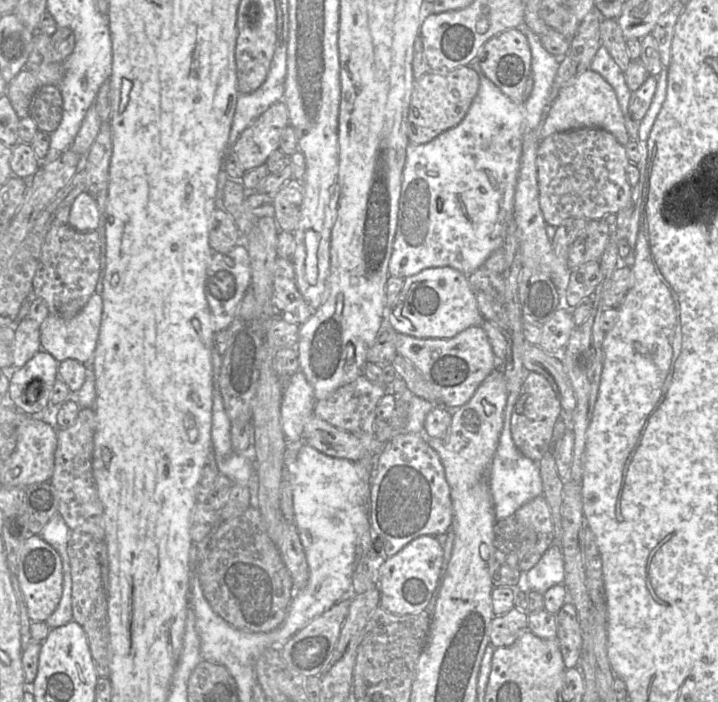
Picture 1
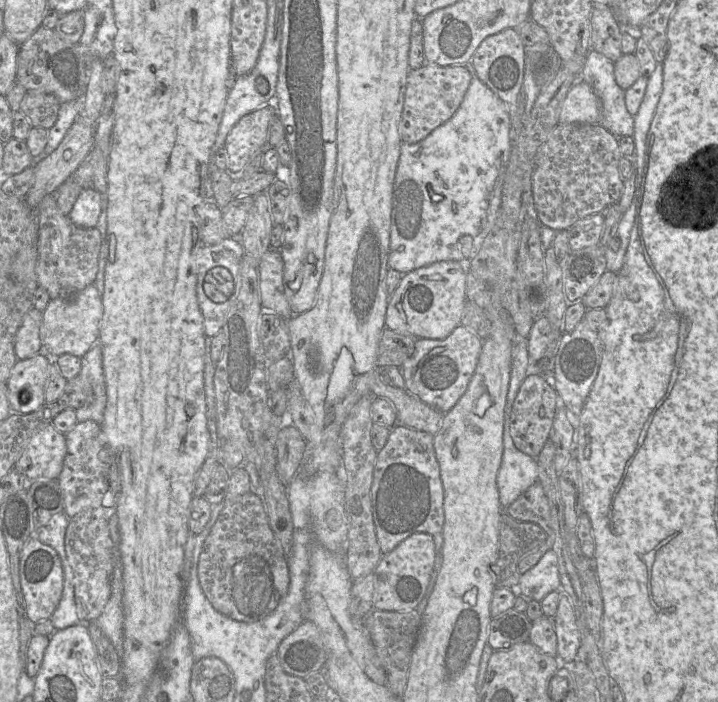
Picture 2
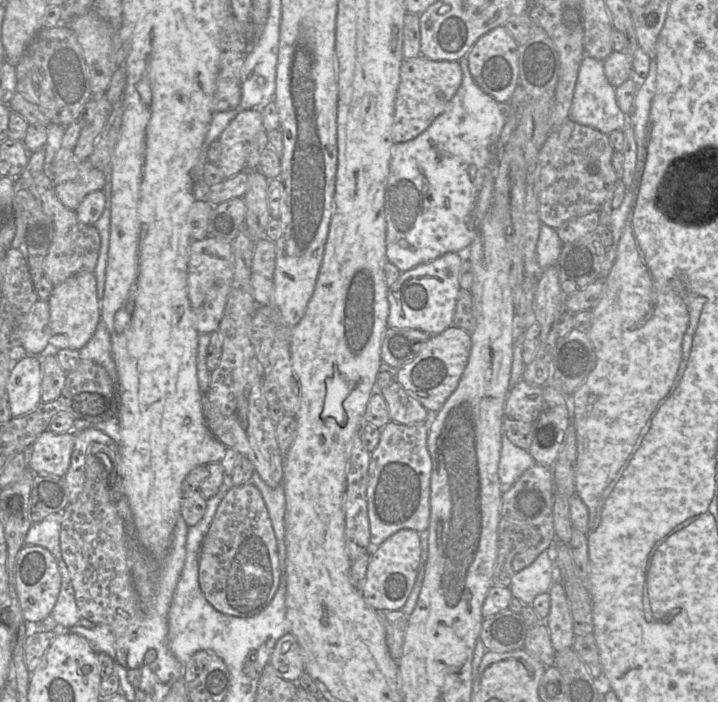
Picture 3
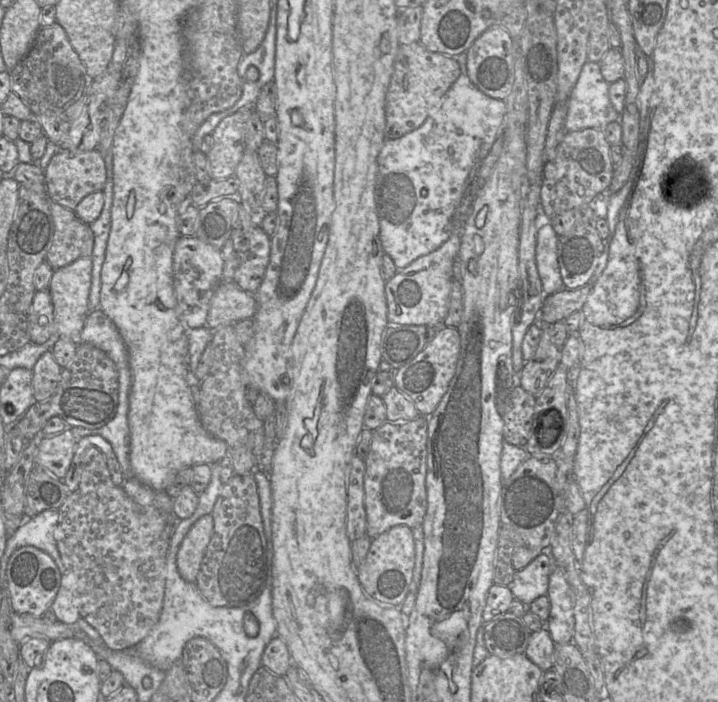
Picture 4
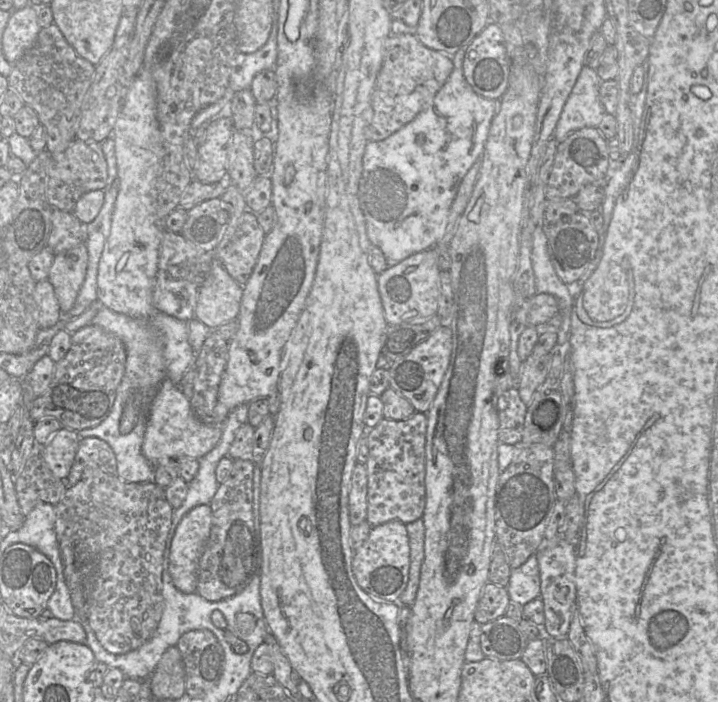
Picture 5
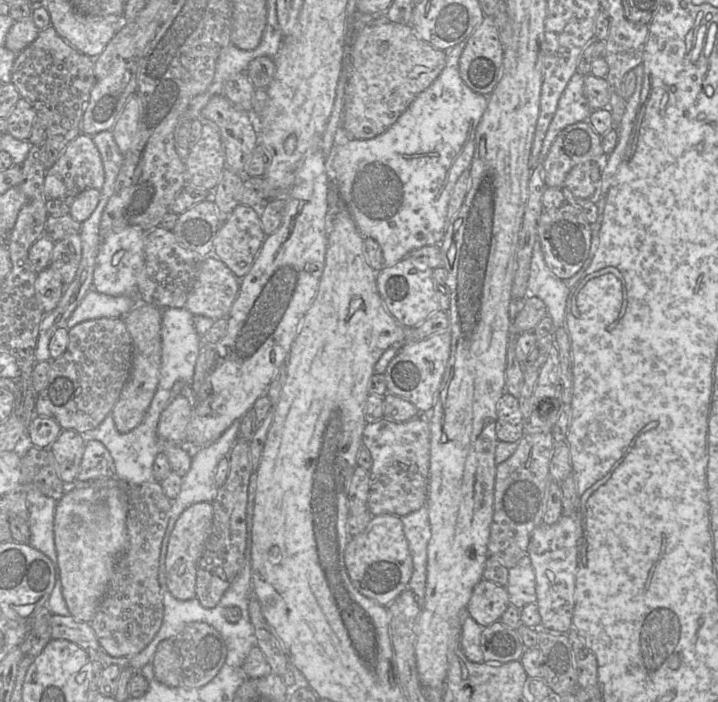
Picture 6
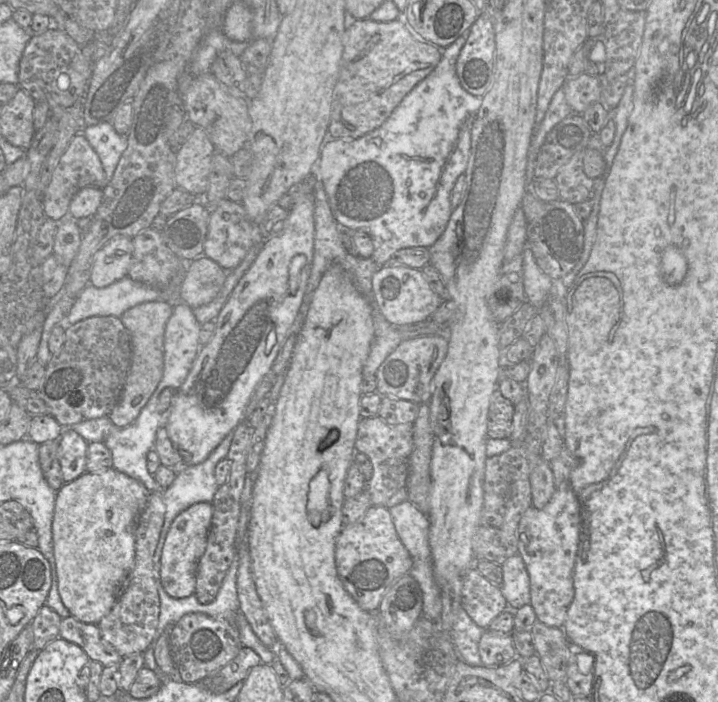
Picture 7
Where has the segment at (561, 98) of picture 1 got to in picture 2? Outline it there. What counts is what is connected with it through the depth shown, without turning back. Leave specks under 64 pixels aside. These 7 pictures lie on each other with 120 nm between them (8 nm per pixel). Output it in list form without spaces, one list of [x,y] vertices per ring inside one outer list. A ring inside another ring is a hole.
[[[582,80],[568,91],[559,111],[559,123],[600,124],[602,108],[599,98],[589,84]]]

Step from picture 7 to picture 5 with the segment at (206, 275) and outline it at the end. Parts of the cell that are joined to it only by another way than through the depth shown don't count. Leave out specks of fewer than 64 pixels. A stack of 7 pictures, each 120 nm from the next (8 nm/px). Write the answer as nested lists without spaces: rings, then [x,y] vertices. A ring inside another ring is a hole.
[[[216,260],[198,292],[195,317],[212,330],[237,320],[242,294],[243,286]]]

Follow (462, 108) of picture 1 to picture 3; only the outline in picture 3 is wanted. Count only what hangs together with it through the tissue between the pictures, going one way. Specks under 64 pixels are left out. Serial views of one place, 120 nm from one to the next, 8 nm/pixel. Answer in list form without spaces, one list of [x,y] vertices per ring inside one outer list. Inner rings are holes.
[[[422,55],[404,59],[400,67],[400,81],[394,104],[394,142],[410,141],[424,132],[448,106],[461,81],[462,70],[458,61],[433,61]]]

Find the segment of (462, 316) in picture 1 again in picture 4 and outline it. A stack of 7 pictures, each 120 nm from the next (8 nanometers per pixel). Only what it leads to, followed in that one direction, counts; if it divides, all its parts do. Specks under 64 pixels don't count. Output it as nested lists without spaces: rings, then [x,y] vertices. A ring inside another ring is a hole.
[[[453,234],[437,250],[422,256],[386,282],[385,293],[389,324],[444,325],[449,307],[453,281],[453,264],[461,248],[461,234]]]

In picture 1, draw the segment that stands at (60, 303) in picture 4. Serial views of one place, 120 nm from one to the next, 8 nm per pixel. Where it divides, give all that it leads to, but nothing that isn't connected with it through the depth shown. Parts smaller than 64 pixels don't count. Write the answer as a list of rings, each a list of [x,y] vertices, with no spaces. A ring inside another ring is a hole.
[[[95,292],[85,307],[71,319],[63,319],[49,314],[40,325],[41,350],[50,353],[58,362],[75,359],[83,364],[89,364],[96,349],[102,313],[102,296]]]

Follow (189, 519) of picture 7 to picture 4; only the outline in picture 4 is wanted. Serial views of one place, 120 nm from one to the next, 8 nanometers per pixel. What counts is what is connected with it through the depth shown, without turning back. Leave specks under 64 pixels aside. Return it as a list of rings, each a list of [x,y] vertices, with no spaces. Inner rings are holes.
[[[211,514],[200,517],[181,542],[176,556],[177,571],[189,583],[195,583],[201,561],[213,533]]]

